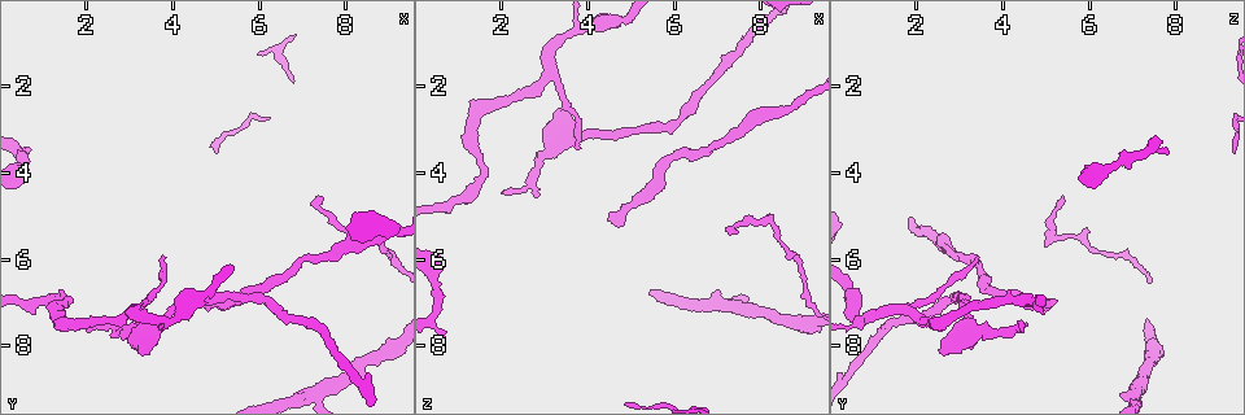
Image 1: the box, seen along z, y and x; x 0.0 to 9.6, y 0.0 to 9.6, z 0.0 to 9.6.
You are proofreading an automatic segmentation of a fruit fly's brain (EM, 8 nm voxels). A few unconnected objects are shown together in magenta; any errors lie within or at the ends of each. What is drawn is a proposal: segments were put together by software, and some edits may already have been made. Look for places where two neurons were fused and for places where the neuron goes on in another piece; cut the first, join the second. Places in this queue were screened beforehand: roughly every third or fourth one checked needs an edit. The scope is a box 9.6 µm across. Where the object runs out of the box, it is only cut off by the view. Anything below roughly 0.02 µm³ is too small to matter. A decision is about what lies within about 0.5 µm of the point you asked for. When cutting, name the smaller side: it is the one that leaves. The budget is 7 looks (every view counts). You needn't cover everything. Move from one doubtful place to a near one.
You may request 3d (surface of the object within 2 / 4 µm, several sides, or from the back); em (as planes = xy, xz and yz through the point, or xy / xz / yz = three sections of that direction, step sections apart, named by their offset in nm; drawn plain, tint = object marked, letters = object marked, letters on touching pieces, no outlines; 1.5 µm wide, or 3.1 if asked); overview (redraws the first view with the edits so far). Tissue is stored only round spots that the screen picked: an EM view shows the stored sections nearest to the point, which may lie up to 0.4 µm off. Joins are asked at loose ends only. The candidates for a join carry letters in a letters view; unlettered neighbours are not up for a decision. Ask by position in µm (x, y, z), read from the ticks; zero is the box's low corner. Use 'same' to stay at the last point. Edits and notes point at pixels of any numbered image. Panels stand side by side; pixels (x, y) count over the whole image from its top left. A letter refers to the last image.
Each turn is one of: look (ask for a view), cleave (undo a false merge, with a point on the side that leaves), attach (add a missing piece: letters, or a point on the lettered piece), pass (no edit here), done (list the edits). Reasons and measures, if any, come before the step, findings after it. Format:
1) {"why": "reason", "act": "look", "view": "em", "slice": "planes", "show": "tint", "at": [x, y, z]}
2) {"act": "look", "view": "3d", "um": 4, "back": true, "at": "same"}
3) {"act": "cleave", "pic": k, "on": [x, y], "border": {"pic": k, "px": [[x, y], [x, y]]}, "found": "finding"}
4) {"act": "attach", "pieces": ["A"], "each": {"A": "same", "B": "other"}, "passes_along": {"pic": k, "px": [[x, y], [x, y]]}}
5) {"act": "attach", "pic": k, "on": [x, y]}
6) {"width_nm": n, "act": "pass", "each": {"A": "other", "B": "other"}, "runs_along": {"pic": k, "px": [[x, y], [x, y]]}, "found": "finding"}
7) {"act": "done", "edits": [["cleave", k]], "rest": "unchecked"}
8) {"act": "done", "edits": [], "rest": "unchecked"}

{"why": "an open end", "act": "look", "view": "3d", "um": 2, "at": [4.55, 7.15, 4.95]}

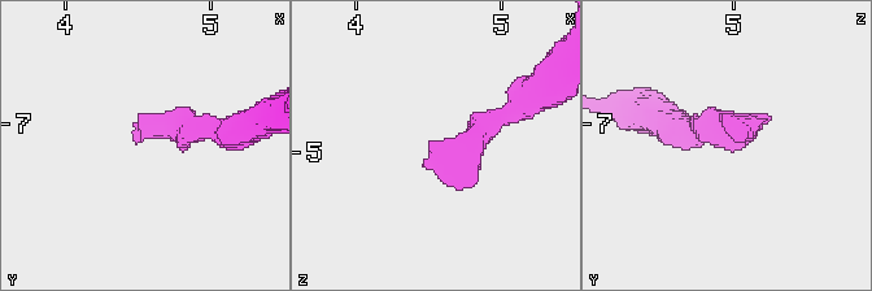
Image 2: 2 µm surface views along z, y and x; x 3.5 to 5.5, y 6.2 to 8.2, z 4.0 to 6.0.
{"why": "now the EM", "act": "look", "view": "em", "slice": "planes", "show": "tint", "at": [4.54, 7.12, 5.02]}

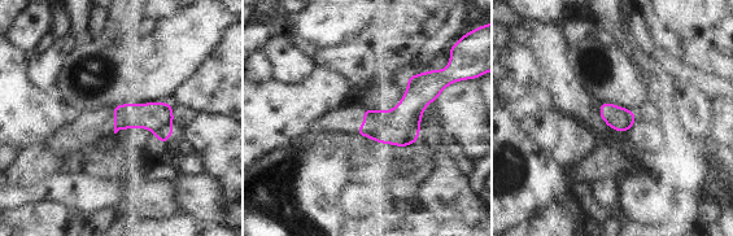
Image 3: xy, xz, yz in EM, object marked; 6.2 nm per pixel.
{"act": "look", "view": "em", "slice": "planes", "show": "letters", "at": "same"}

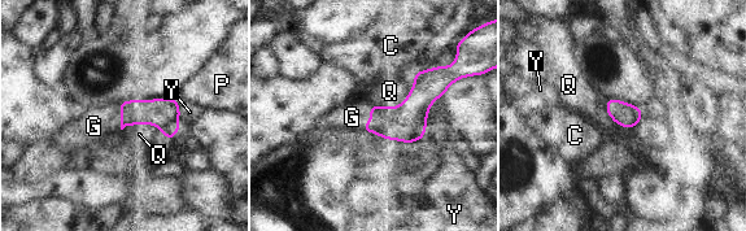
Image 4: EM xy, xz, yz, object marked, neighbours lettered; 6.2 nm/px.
{"width_nm": 160, "act": "attach", "pieces": ["G"], "each": {"C": "other", "G": "same", "P": "other", "Q": "other", "Y": "other"}, "passes_along": {"pic": 4, "px": [[161, 113], [121, 117], [94, 126]]}, "found": "it goes on there"}

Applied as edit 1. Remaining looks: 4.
{"why": "see it whole again", "act": "look", "view": "overview"}

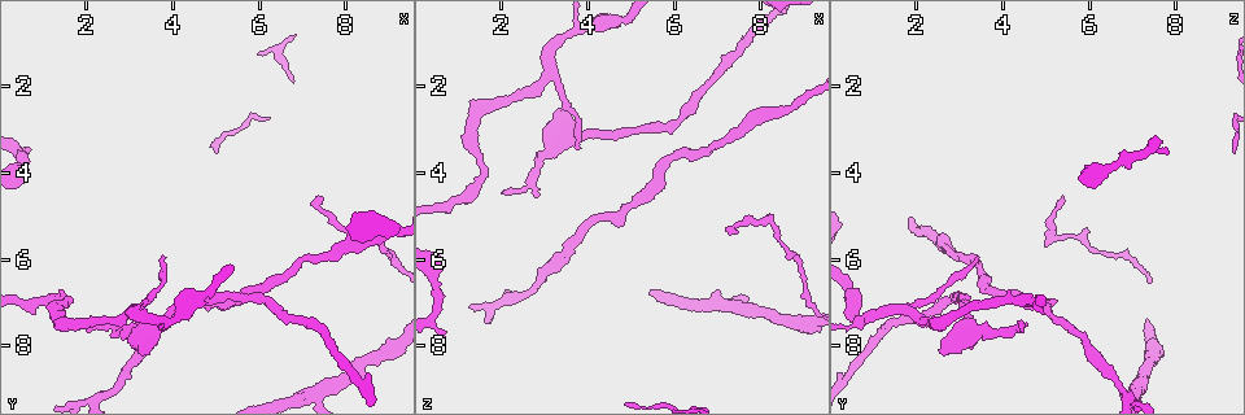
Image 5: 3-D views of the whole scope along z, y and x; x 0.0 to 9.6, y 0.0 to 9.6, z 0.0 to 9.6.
{"why": "an open end", "act": "look", "view": "em", "slice": "planes", "show": "letters", "at": [7.45, 4.60, 5.40]}

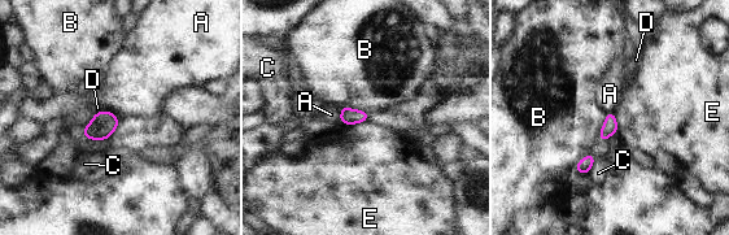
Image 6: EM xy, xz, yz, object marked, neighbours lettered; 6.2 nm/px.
{"act": "pass", "each": {"A": "other", "B": "other", "C": "other", "D": "other", "E": "other"}, "border": {"pic": 6, "px": [[369, 118], [358, 123], [340, 125]]}, "found": "none of them fits"}

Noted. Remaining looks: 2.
{"why": "sharp bend", "act": "look", "view": "em", "slice": "planes", "show": "letters", "at": [7.15, 9.10, 7.10]}

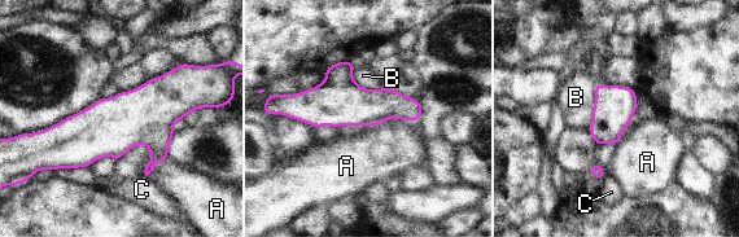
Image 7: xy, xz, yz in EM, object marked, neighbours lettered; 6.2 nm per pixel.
{"longest_contact_nm": ["B", 240], "act": "pass", "each": {"A": "other", "B": "other", "C": "other"}, "border": {"pic": 7, "px": [[169, 156], [144, 174]]}, "found": "all the same neuron"}

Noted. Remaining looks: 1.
{"act": "done", "edits": [["attach", 4]], "rest": "unchecked"}

